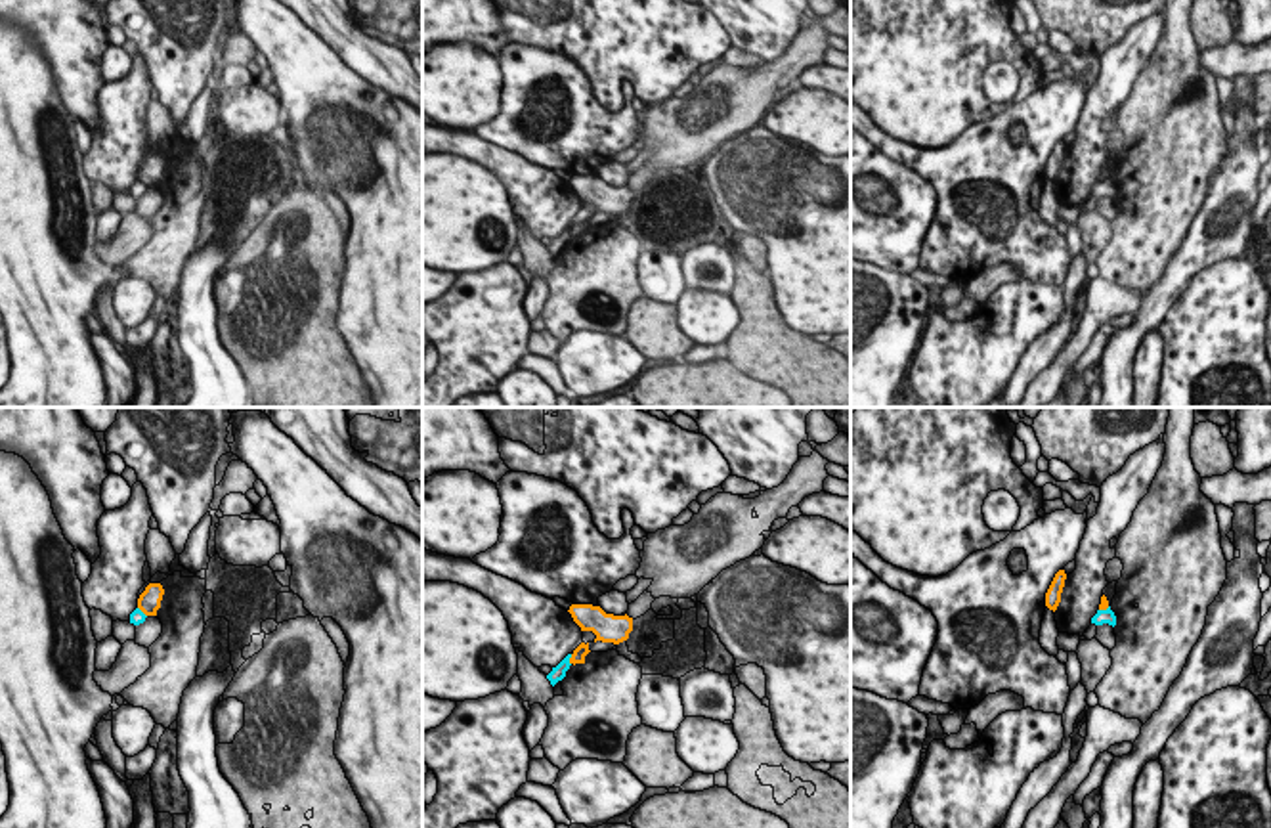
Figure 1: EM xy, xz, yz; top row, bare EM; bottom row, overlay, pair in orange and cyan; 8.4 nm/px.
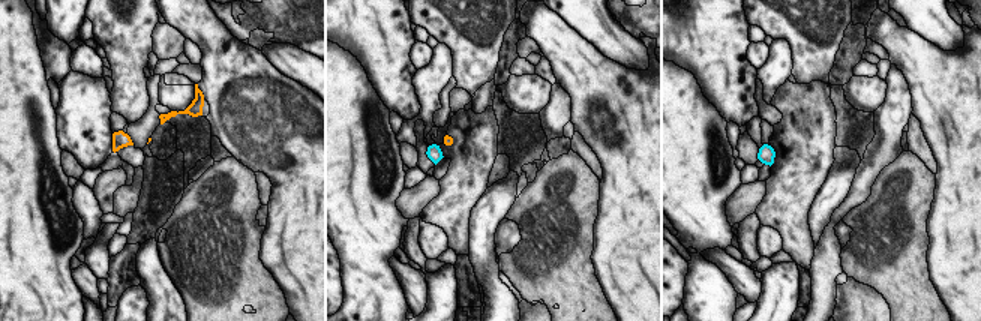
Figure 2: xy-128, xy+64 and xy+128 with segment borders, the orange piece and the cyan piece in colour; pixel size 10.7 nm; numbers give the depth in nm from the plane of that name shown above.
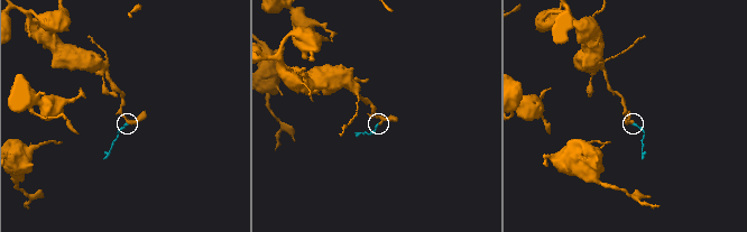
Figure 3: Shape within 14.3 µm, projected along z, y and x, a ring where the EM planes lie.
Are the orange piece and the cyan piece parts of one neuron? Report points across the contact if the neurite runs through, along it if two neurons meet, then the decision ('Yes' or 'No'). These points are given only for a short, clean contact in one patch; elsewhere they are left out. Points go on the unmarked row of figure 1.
Boundary: xz (572, 226), (570, 236). No

